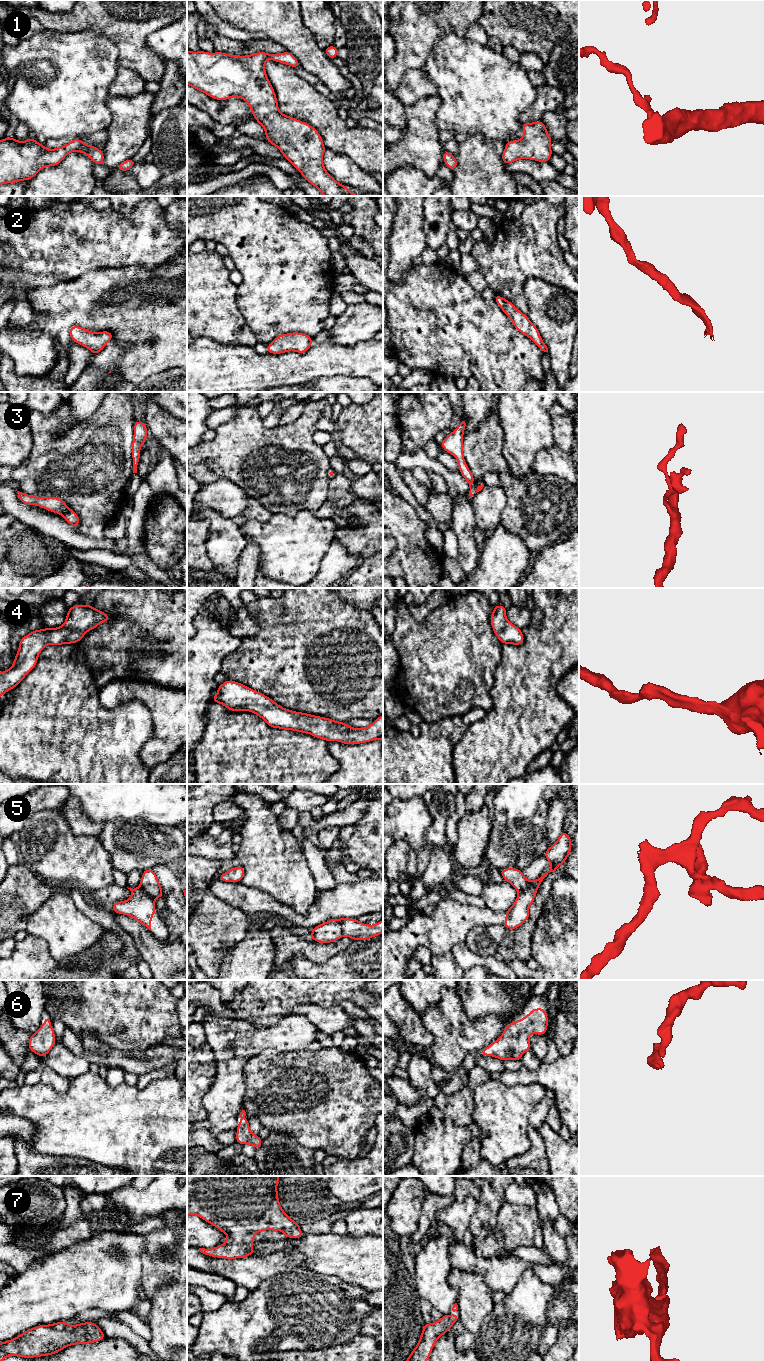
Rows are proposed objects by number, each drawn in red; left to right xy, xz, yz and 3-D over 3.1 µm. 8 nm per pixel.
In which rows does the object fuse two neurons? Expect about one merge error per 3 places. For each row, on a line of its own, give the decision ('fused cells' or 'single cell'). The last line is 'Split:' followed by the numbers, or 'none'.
1: single cell
2: single cell
3: single cell
4: single cell
5: fused cells
6: single cell
7: single cell
Split: 5

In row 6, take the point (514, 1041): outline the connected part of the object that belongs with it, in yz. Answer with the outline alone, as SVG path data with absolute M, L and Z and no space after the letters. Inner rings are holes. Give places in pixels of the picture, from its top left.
M533 1008L522 1020L509 1023L500 1038L491 1043L479 1053L483 1056L493 1056L501 1061L520 1060L522 1055L531 1049L529 1035L545 1035L549 1023L546 1008Z

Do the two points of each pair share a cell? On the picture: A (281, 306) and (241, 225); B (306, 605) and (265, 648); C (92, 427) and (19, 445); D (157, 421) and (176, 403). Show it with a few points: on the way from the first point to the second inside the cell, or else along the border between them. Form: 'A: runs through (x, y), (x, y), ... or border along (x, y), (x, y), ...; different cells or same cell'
A: runs through (281, 285), (275, 255), (262, 242); same cell
B: runs through (306, 619), (293, 634), (289, 634), (279, 645); same cell
C: border along (31, 433), (31, 451), (20, 463); different cells
D: border along (155, 402), (168, 410), (176, 418); different cells

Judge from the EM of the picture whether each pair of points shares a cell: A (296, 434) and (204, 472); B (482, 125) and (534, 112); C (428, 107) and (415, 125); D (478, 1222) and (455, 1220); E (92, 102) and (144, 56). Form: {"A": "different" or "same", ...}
{"A": "same", "B": "different", "C": "same", "D": "different", "E": "different"}

